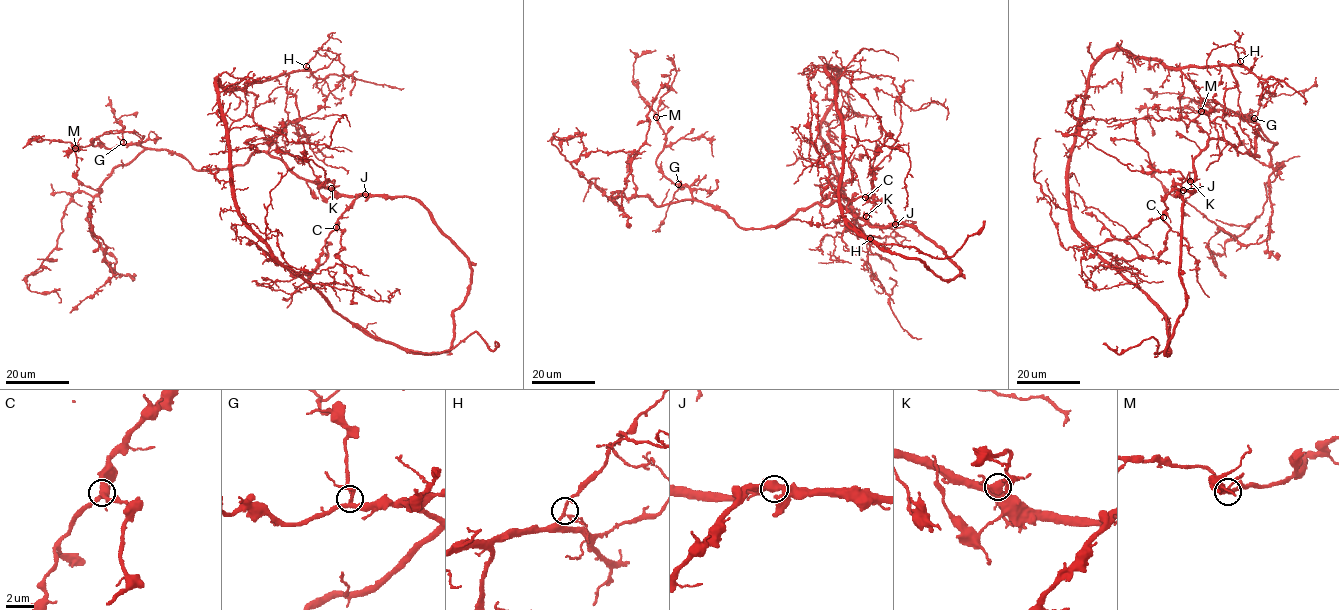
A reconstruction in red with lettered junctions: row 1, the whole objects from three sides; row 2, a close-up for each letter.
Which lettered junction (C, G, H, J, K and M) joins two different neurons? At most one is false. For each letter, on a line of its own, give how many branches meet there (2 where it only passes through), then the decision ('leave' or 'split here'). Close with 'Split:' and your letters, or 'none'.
C: branches 3; leave
G: branches 4; leave
H: branches 4; leave
J: branches 4; leave
K: branches 4; split here
M: branches 3; leave
Split: K

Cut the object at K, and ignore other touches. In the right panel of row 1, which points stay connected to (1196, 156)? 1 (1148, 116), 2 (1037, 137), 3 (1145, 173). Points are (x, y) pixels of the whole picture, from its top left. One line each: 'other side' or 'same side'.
1: same side
2: same side
3: other side

